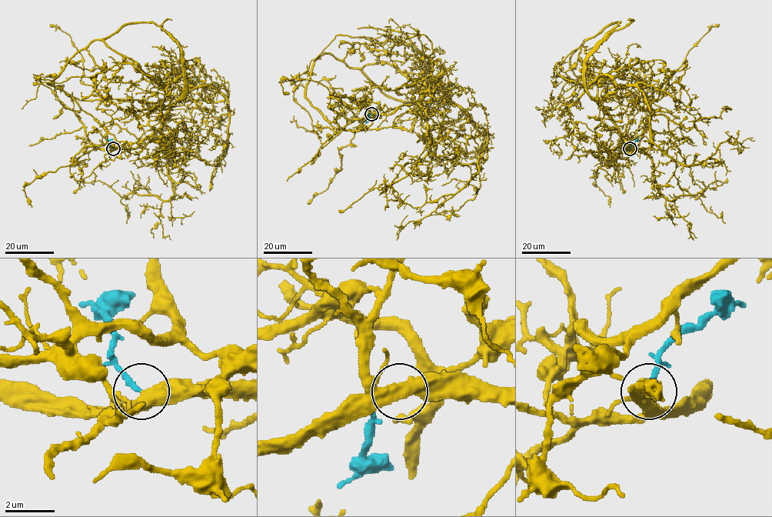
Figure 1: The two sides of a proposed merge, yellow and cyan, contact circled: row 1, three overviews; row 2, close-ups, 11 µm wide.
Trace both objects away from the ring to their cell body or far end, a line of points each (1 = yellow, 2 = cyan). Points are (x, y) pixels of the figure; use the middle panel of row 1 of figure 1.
1: (371, 114), (391, 115), (435, 85), (487, 134), (478, 171), (427, 215), (410, 221), (396, 239)
2: (371, 114), (365, 123)

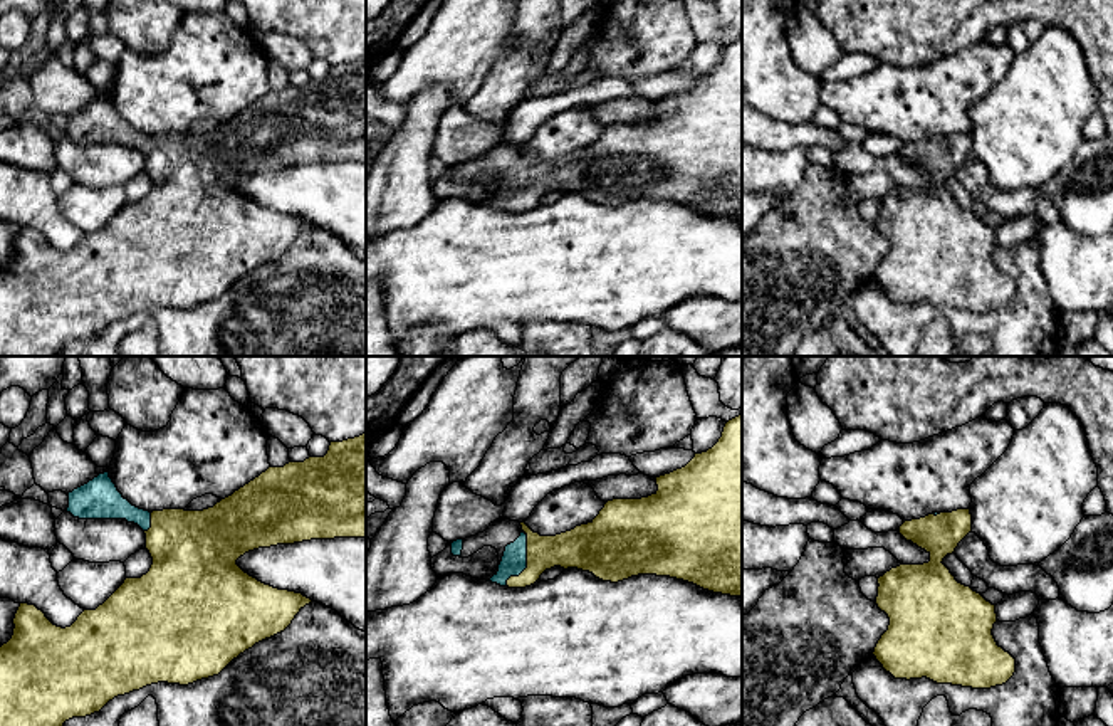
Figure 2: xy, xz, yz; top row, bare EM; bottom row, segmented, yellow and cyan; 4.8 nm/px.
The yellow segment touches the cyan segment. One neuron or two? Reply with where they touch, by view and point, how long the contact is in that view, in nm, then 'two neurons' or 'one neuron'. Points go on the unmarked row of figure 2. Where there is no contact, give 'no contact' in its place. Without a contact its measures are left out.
meets yellow in xz at (527, 184); contact 280 nm long; one neuron

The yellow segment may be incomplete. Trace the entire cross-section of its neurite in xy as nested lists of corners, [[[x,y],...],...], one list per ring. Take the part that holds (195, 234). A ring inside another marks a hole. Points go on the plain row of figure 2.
[[[366,57],[342,66],[331,66],[329,74],[324,81],[309,81],[304,86],[289,86],[284,91],[269,91],[265,96],[235,114],[232,119],[203,134],[163,133],[149,136],[139,133],[123,121],[123,118],[109,101],[109,96],[99,97],[67,119],[67,136],[71,136],[74,141],[126,143],[128,146],[138,148],[146,158],[146,173],[153,182],[153,188],[149,195],[141,202],[126,202],[124,207],[102,229],[99,229],[96,234],[84,234],[77,240],[77,244],[65,252],[54,249],[35,229],[20,227],[13,242],[13,259],[7,267],[0,271],[0,356],[57,356],[65,345],[99,336],[109,324],[118,319],[124,319],[158,306],[188,309],[196,304],[218,299],[240,277],[265,262],[284,255],[292,247],[295,239],[306,229],[312,227],[312,224],[304,220],[302,217],[279,213],[259,205],[257,202],[245,197],[237,188],[237,183],[248,175],[277,168],[294,168],[311,163],[366,161]]]

